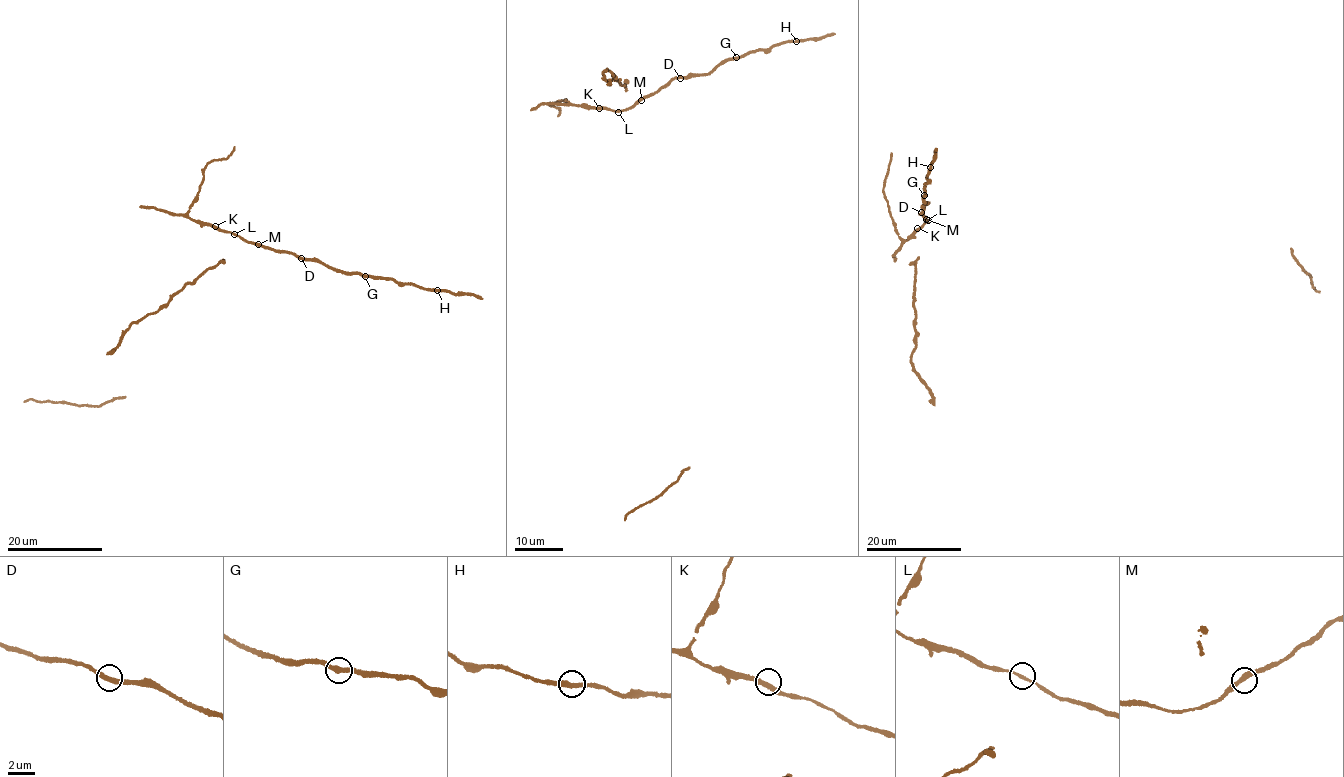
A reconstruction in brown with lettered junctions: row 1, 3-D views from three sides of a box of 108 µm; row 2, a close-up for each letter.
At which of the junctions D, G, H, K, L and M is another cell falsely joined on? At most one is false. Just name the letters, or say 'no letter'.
no letter

